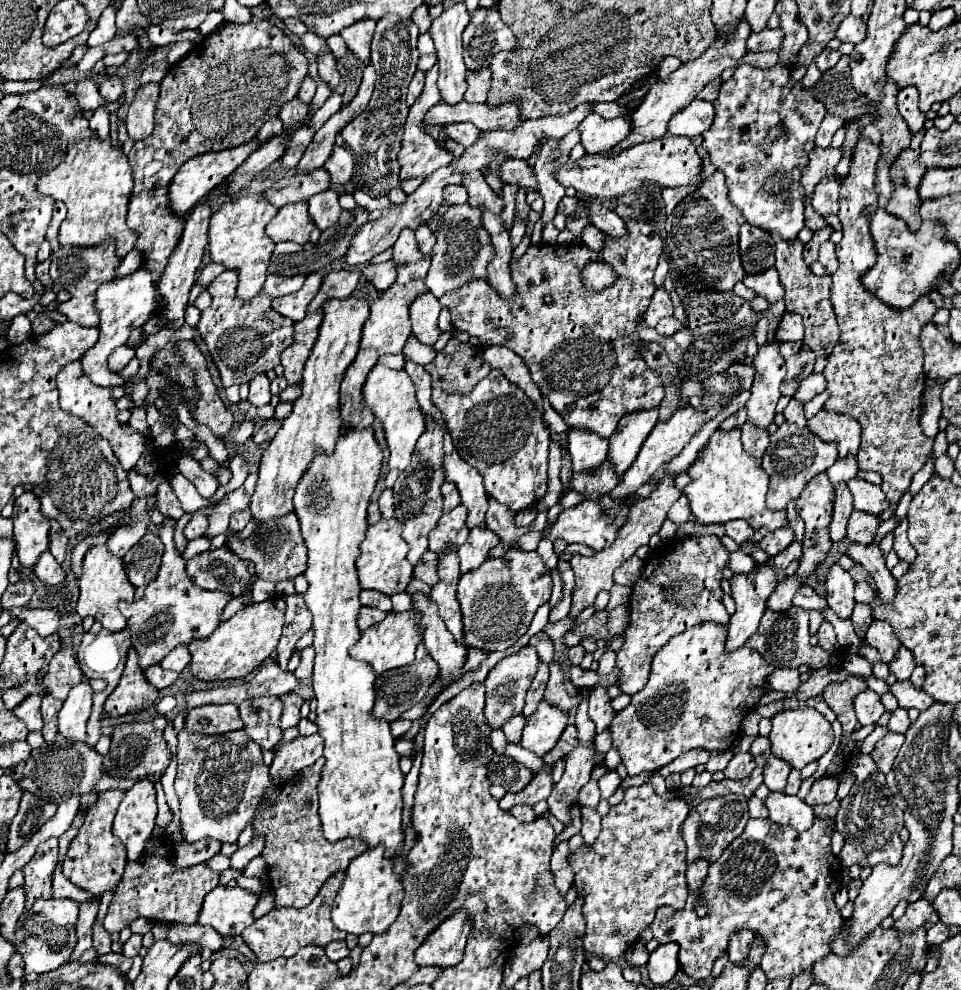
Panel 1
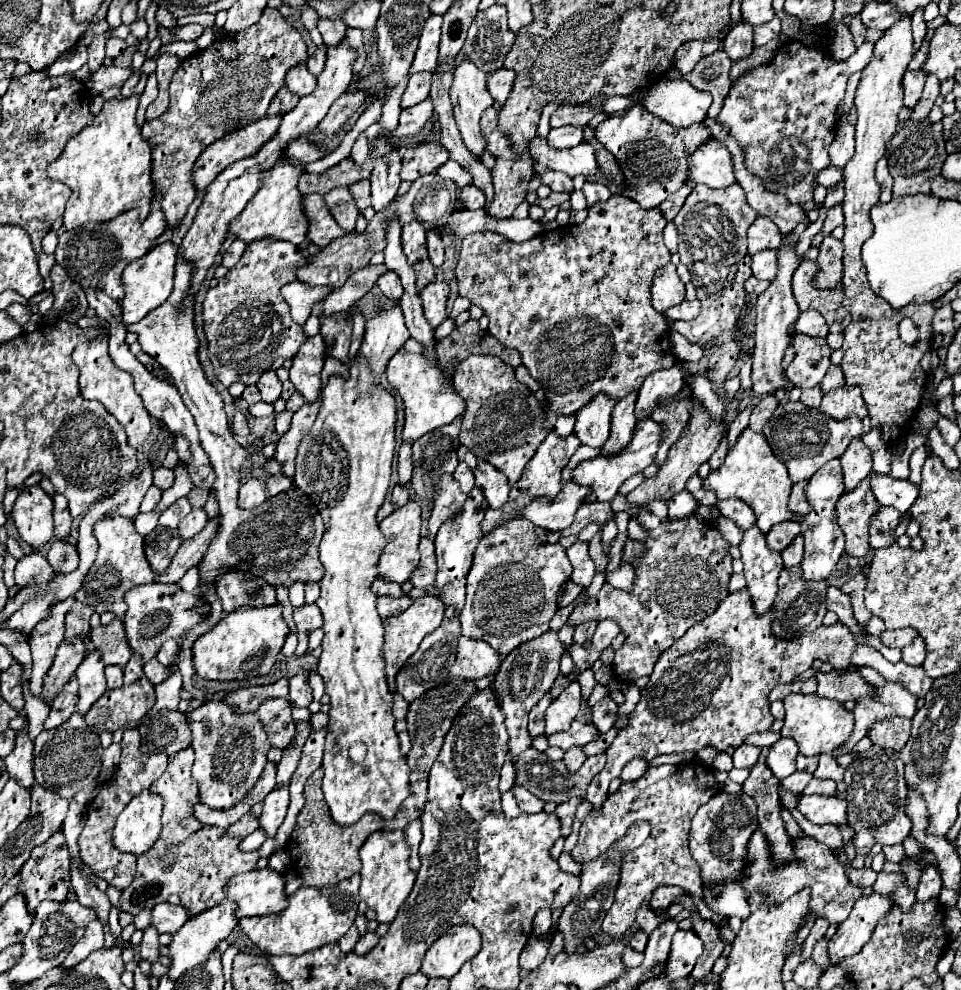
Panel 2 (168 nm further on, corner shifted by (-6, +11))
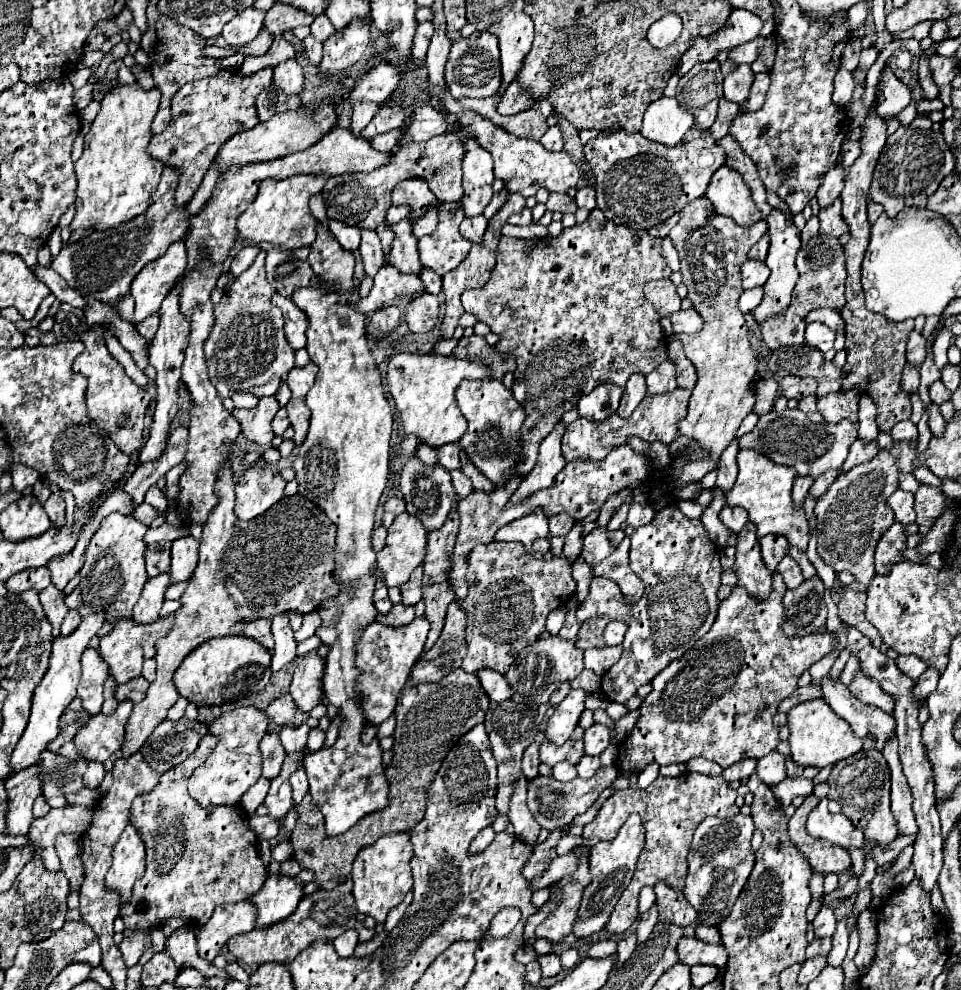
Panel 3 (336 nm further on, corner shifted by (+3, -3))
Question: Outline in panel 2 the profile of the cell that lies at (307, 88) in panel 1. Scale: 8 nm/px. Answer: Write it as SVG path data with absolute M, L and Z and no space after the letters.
M317 48L317 52L305 62L307 68L309 68L309 72L311 72L313 76L319 76L319 74L323 72L321 68L325 68L325 58L327 58L325 50L323 50L323 48Z

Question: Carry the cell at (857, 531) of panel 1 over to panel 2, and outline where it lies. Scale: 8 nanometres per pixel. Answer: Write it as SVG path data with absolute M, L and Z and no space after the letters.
M881 506L873 514L873 518L869 522L869 544L871 544L871 548L885 548L885 546L895 542L891 532L897 528L899 518L901 518L901 514L889 506Z

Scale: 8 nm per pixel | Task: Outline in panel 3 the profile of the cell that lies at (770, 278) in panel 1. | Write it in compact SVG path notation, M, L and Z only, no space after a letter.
M746 260L740 268L742 272L742 286L744 288L756 288L756 286L764 286L764 282L768 280L768 266L762 260Z

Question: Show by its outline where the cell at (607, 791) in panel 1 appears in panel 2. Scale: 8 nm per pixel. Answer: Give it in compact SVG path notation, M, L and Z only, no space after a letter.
M633 758L631 762L625 764L623 772L621 772L621 780L623 782L629 782L629 780L637 780L639 776L643 776L647 770L647 760L641 760L641 758Z

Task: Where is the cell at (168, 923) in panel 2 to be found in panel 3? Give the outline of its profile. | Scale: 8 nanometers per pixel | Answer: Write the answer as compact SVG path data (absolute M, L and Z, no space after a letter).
M138 930L138 932L134 932L132 936L126 936L126 938L118 944L118 950L120 950L122 958L124 958L126 968L134 966L134 964L140 960L140 956L142 956L142 952L144 952L144 948L146 948L148 942L150 942L148 932Z

